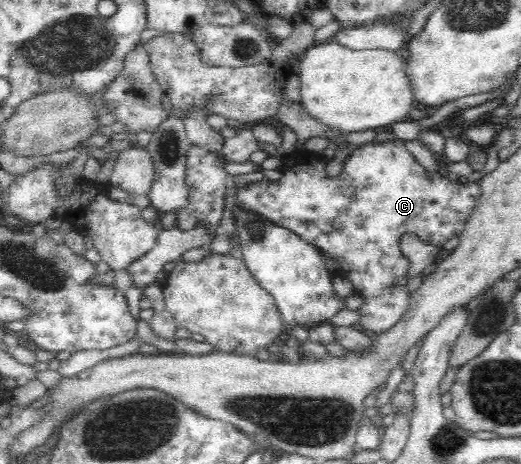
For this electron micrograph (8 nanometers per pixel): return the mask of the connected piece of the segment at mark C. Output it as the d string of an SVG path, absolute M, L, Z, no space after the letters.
M396 139L357 146L350 153L338 177L326 174L322 160L313 165L289 165L278 181L265 177L239 188L237 207L289 229L320 249L322 253L329 253L336 258L340 269L346 271L344 277L352 281L353 289L366 299L365 304L359 309L361 318L357 327L379 334L394 327L408 309L409 296L405 293L405 287L409 262L406 257L402 257L400 251L402 235L414 233L424 243L443 245L450 237L460 235L479 195L479 182L468 182L460 186L457 181L447 178L446 175L426 170L404 148L404 142Z

